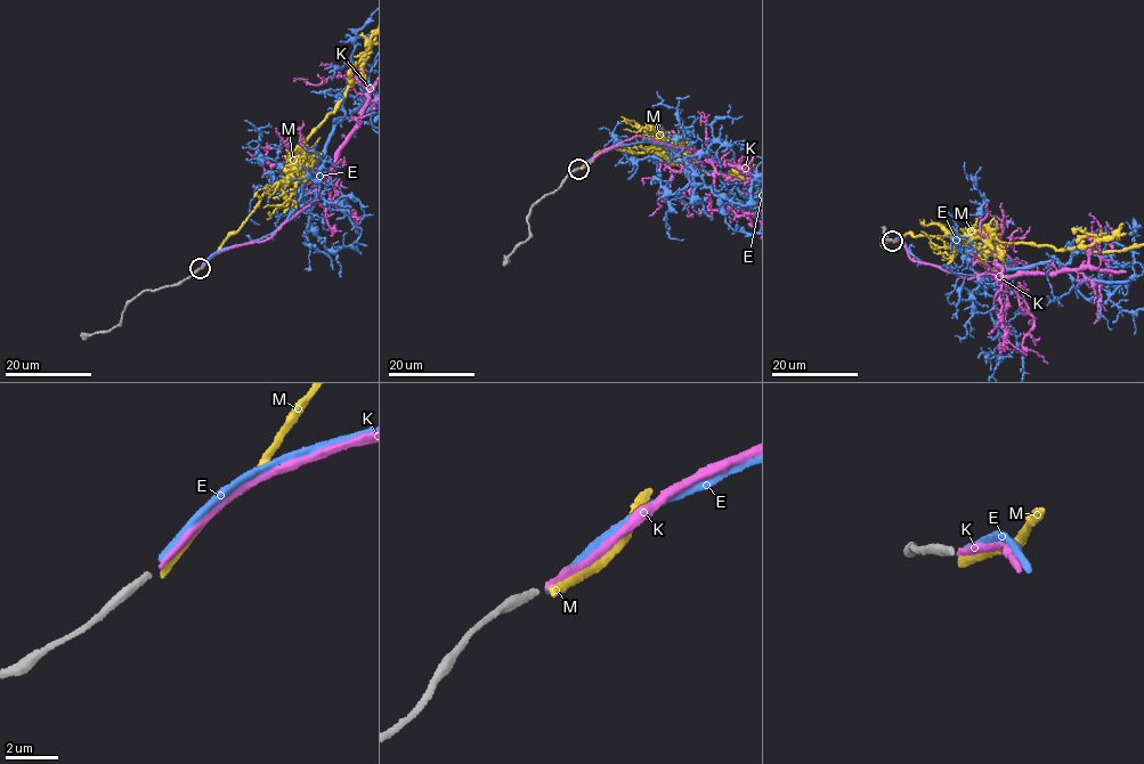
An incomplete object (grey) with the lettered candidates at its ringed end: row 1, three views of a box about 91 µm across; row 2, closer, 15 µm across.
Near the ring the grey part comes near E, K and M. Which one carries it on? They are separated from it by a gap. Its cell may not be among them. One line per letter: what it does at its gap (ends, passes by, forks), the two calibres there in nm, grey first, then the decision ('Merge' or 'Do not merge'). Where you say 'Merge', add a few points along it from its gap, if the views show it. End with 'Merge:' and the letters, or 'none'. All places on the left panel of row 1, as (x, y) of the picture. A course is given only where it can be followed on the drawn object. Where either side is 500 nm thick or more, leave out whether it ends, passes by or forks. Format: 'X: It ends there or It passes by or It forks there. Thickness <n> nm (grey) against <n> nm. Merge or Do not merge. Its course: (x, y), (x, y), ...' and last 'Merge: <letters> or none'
E: It ends there. Thickness 280 nm (grey) against 240 nm. Do not merge
K: It ends there. Thickness 280 nm (grey) against 200 nm. Merge
M: It ends there. Thickness 280 nm (grey) against 300 nm. Do not merge
Merge: K

